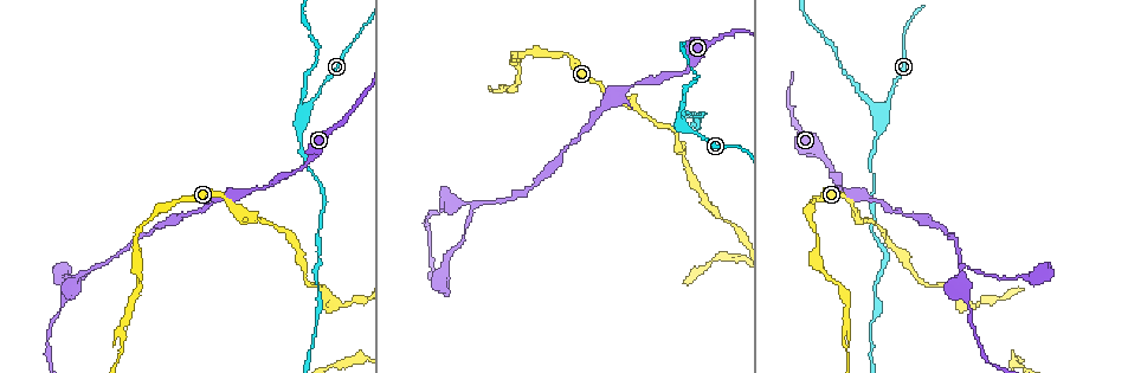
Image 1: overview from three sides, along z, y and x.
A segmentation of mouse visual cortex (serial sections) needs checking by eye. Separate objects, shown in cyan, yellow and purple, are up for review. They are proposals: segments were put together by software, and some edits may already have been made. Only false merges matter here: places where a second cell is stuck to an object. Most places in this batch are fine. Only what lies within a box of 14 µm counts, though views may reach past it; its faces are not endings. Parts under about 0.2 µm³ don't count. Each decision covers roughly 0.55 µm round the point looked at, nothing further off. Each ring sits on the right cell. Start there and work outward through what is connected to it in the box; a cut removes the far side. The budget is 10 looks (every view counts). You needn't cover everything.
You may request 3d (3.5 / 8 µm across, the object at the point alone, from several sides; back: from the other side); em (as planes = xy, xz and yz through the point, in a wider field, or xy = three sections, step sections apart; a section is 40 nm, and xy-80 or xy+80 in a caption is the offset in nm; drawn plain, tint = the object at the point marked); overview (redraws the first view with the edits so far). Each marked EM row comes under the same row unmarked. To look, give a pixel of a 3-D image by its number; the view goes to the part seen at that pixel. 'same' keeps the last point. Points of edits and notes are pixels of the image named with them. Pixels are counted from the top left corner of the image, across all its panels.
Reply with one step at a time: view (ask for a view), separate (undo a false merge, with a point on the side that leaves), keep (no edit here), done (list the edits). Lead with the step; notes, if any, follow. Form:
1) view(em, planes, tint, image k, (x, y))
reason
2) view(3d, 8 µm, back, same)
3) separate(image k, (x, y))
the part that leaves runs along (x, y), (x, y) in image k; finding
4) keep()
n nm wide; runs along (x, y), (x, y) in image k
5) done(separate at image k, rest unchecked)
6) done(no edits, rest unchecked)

view(3d, 8 µm, image 1, (963, 266))
arms part here

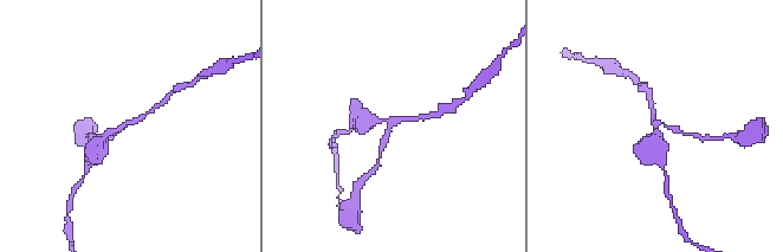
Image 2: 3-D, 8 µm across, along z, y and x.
view(3d, 3.5 µm, image 2, (653, 123))

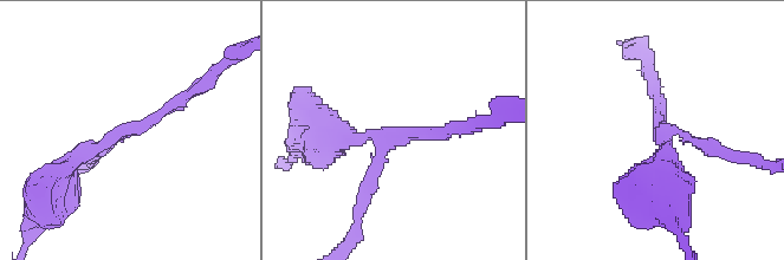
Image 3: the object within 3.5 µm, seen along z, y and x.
keep()
3 arms; runs along (193, 90), (62, 170) in image 3; all the same cell

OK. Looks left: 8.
view(3d, 8 µm, image 1, (853, 215))
abrupt turn

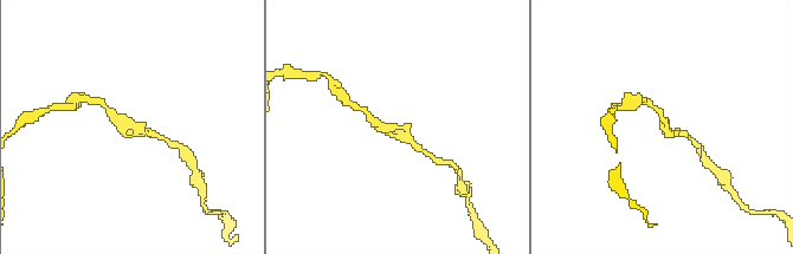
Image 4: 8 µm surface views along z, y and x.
view(3d, 3.5 µm, back, image 4, (138, 128))

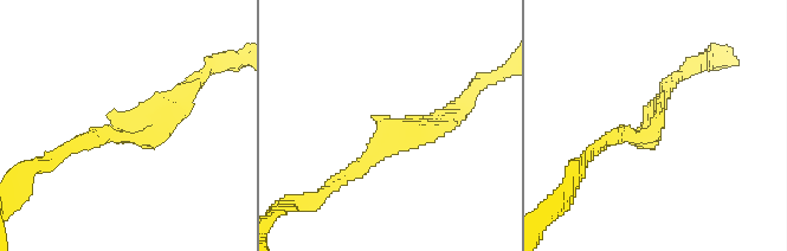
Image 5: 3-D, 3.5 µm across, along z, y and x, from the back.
view(em, xy, step 3, tint, image 5, (653, 122))
need the tissue

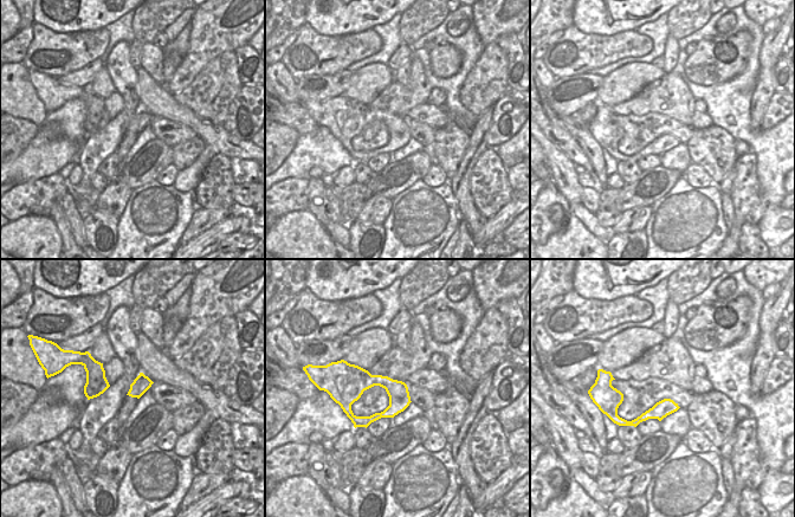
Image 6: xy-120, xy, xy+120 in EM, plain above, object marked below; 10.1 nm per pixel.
keep()
continuous, no second cell

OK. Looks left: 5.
view(3d, 3.5 µm, image 1, (726, 220))
thick turns thin

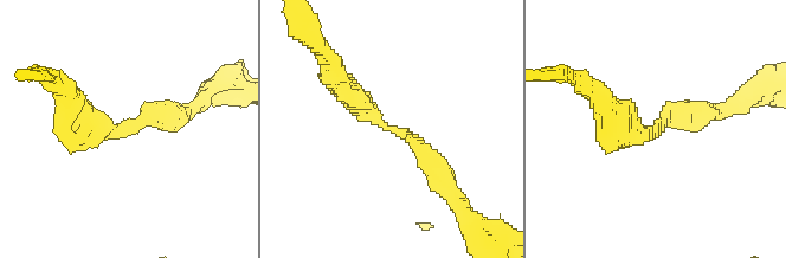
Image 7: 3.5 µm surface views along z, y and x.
view(em, xy, step 3, tint, image 7, (396, 128))
shape alone is not enough

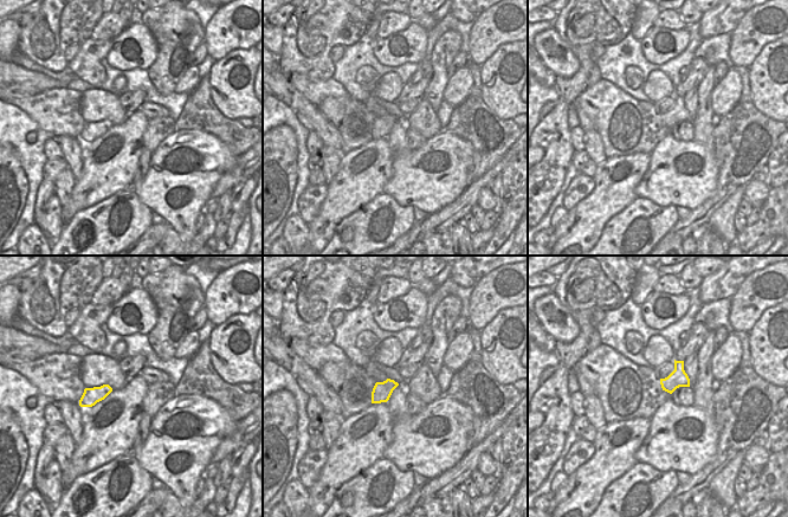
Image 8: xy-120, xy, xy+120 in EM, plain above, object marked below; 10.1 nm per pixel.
keep()
arms of 250, 300 nm; runs along (337, 84), (425, 150), (446, 184) in image 7; one cell here

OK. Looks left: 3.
view(em, xy, step 2, tint, image 1, (682, 125))
a fork

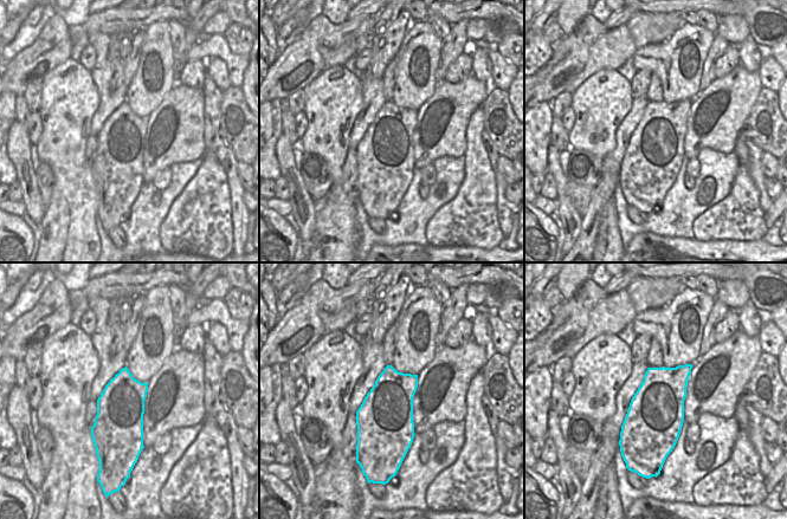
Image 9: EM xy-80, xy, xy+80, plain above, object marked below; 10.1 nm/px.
view(3d, 3.5 µm, same)
see where the arms go

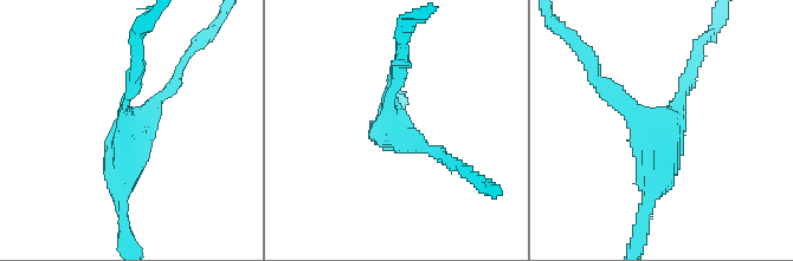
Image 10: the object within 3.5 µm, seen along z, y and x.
keep()
550 nm wide; runs along (174, 80), (127, 138), (123, 215) in image 10; all the same cell

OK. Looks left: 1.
done(no edits, rest unchecked)

